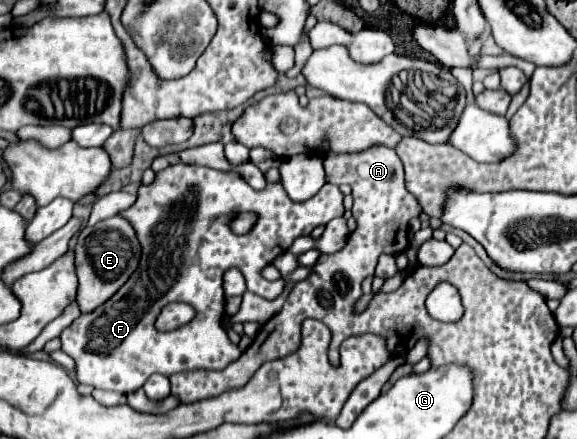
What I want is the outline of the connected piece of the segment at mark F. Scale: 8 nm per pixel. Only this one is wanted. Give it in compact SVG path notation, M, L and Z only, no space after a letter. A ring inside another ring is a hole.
M174 164L160 170L152 184L148 186L142 184L138 188L136 202L128 210L120 212L122 218L126 218L136 230L136 236L142 246L140 264L136 272L106 304L96 308L96 312L78 316L60 334L62 350L76 362L78 384L86 384L100 390L112 390L120 394L130 394L142 388L144 382L156 372L170 376L176 372L200 370L200 368L222 370L228 364L232 364L242 354L242 350L228 340L226 330L222 328L222 316L224 316L222 276L224 272L228 268L238 268L244 274L244 278L246 276L247 291L268 300L276 300L284 290L284 279L270 282L262 278L260 274L262 268L272 264L280 254L284 254L298 236L306 236L316 226L328 224L332 218L342 216L344 214L342 198L344 194L334 184L324 184L322 190L306 202L292 202L286 196L286 190L282 188L280 182L266 184L264 190L254 190L250 188L250 184L244 182L242 176L234 172L220 172L206 166ZM240 212L254 212L258 216L254 228L244 236L236 236L228 226L228 222ZM170 302L190 304L196 316L188 324L172 332L158 332L154 328L154 320L160 314L160 310Z

